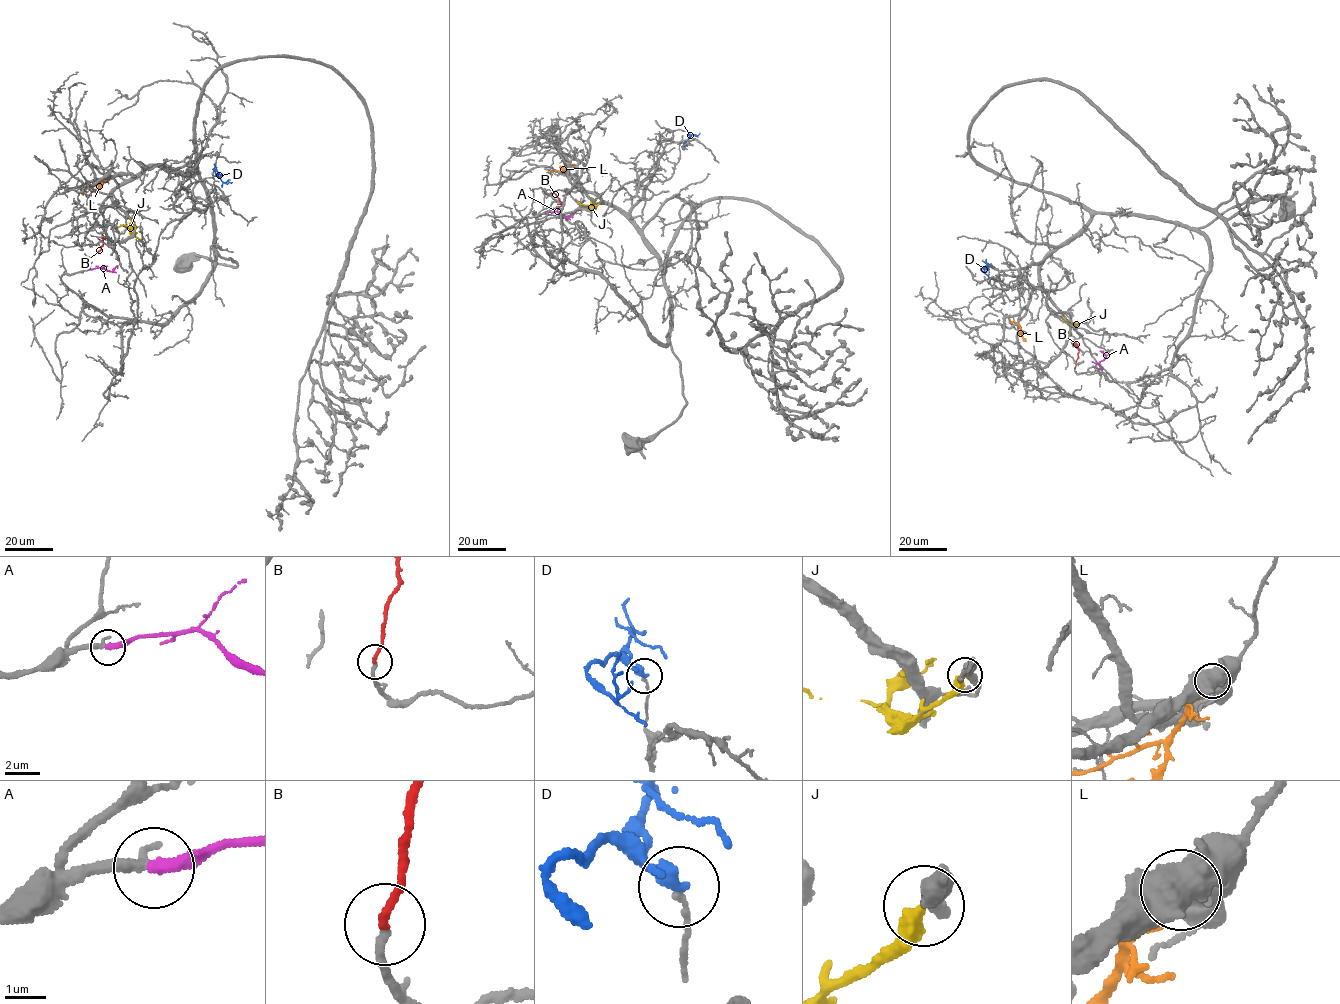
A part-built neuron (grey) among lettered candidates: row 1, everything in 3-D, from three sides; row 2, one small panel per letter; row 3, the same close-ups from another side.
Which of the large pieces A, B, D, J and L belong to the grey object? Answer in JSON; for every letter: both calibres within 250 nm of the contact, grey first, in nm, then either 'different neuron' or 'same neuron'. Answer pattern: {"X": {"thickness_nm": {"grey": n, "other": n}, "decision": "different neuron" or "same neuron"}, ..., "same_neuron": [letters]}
{"A": {"thickness_nm": {"grey": 240, "other": 320}, "decision": "same neuron"}, "B": {"thickness_nm": {"grey": 200, "other": 200}, "decision": "same neuron"}, "D": {"thickness_nm": {"grey": 140, "other": 360}, "decision": "different neuron"}, "J": {"thickness_nm": {"grey": 200, "other": 500}, "decision": "different neuron"}, "L": {"thickness_nm": {"grey": 440, "other": 360}, "decision": "different neuron"}, "same_neuron": ["A", "B"]}

